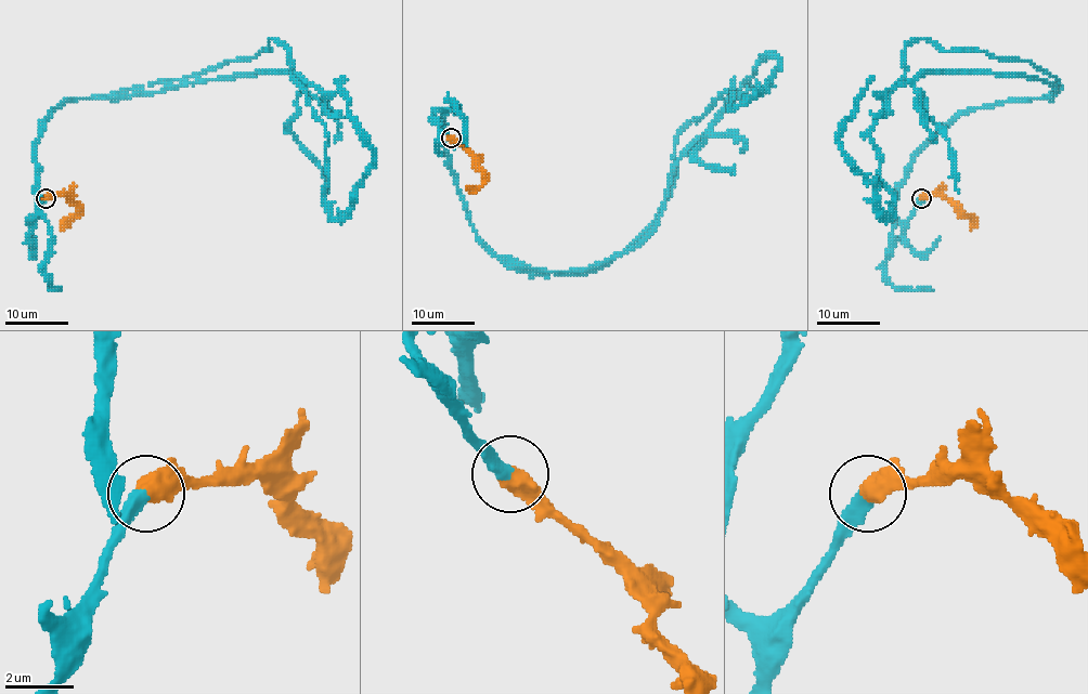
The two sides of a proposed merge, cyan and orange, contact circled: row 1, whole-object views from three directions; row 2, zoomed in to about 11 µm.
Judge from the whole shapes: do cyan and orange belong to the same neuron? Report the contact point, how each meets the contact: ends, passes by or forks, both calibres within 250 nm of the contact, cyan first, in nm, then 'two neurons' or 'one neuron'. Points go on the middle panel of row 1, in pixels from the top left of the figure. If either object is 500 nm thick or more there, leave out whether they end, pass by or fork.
(451, 138) | 400/600 nm | one neuron

